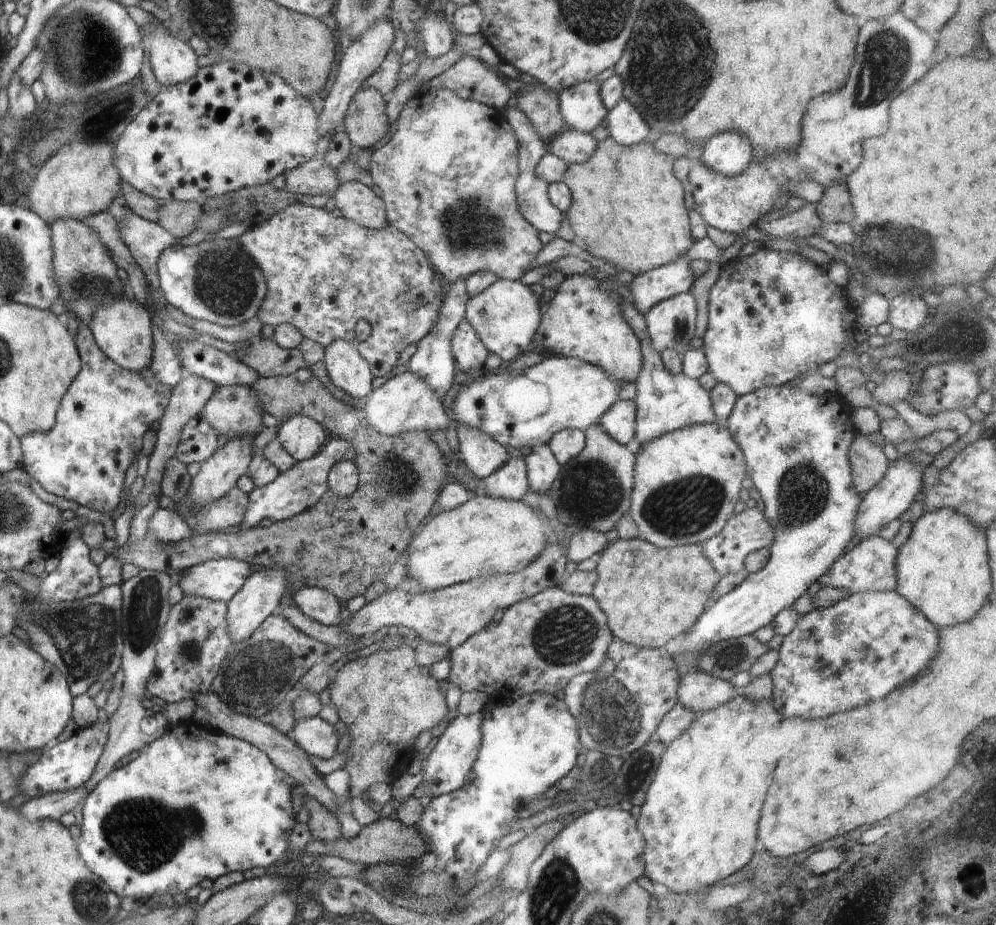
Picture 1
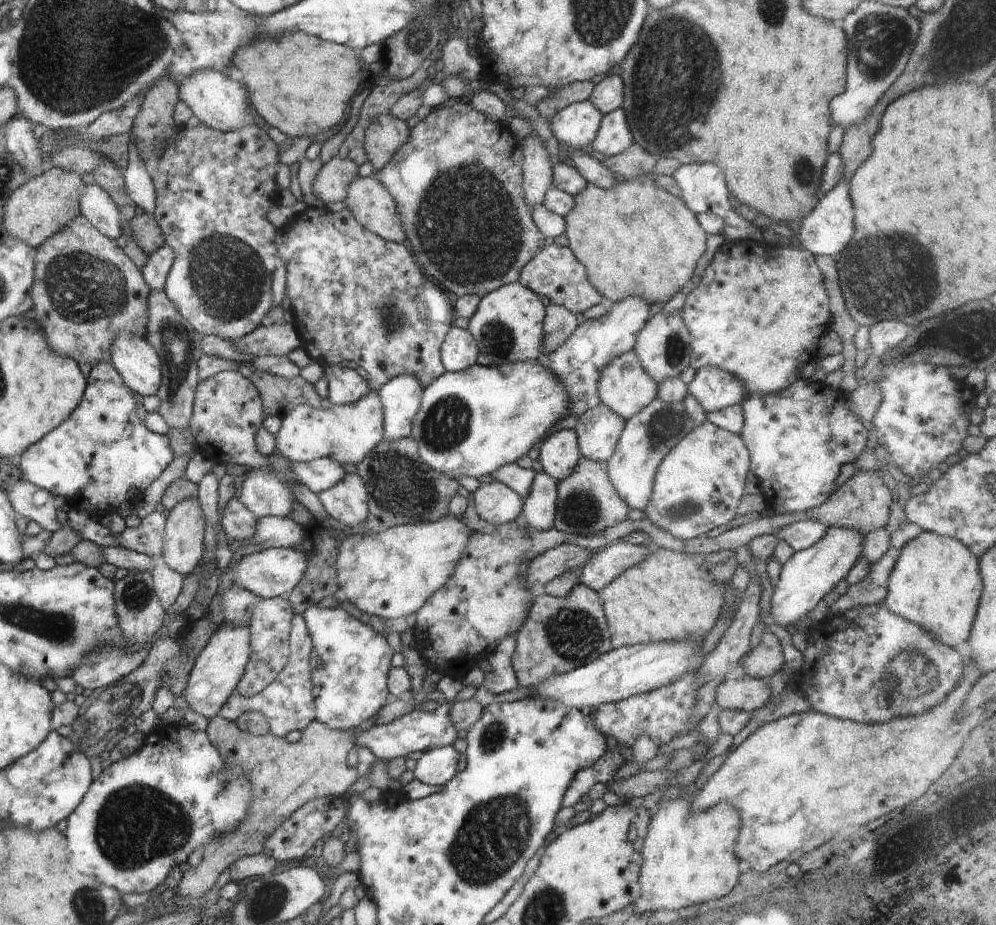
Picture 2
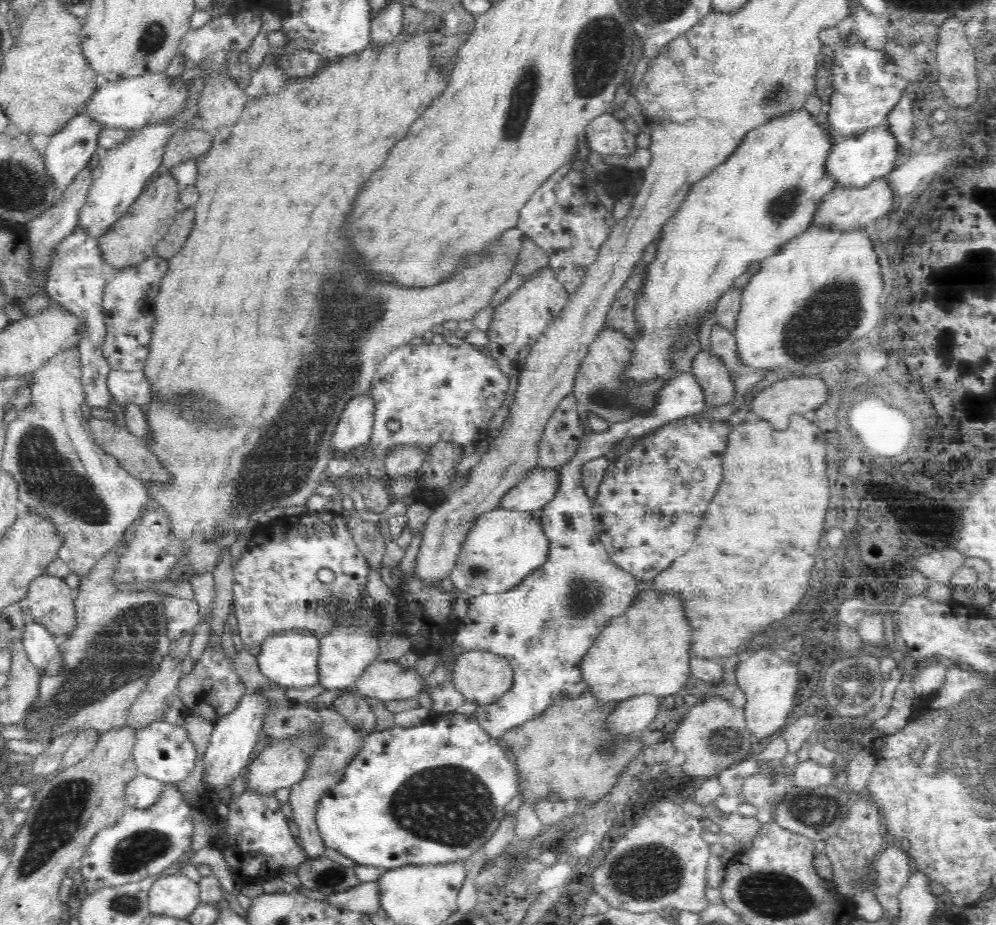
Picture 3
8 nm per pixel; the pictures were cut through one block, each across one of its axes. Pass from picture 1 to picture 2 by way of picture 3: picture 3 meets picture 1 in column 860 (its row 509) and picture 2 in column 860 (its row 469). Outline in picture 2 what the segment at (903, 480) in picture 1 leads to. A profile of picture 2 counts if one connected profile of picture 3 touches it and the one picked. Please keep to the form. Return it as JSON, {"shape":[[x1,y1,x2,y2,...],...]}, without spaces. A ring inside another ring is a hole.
{"shape":[[840,526,828,527,826,534,807,549,795,553,781,566,780,578,772,596,765,602,776,624,792,629,795,622,807,615,862,557,864,534]]}

